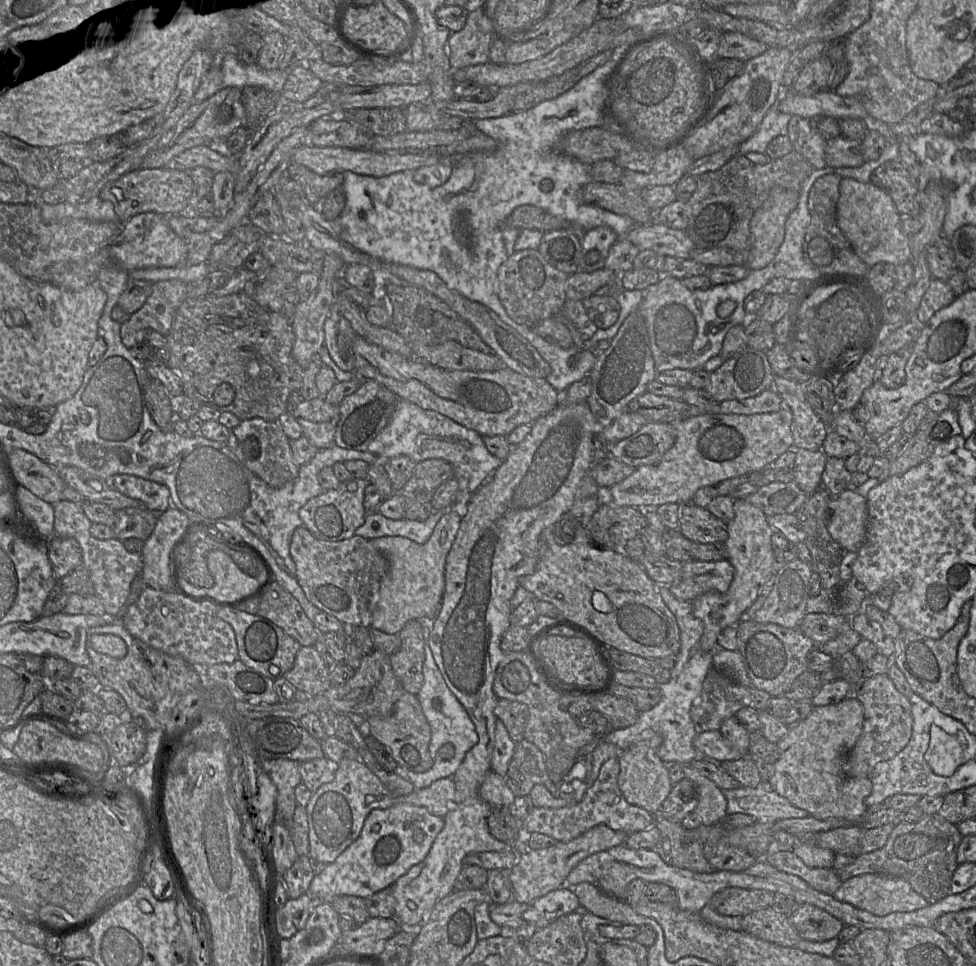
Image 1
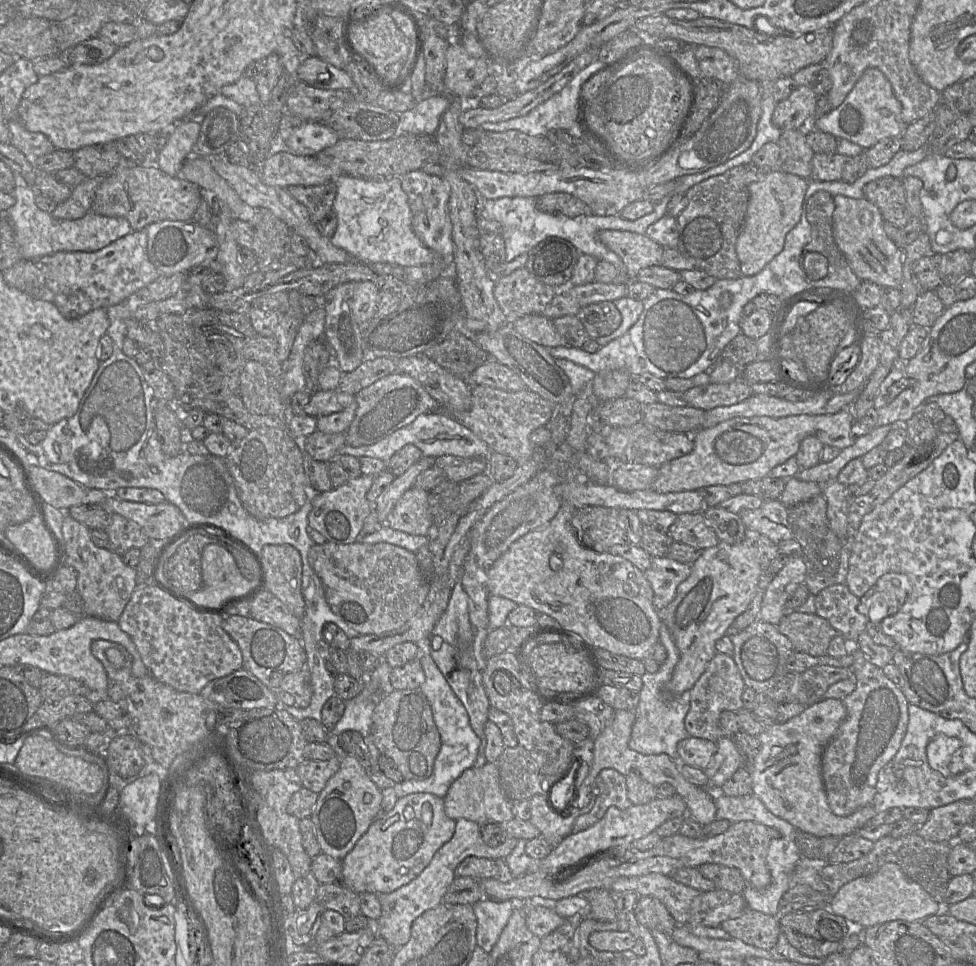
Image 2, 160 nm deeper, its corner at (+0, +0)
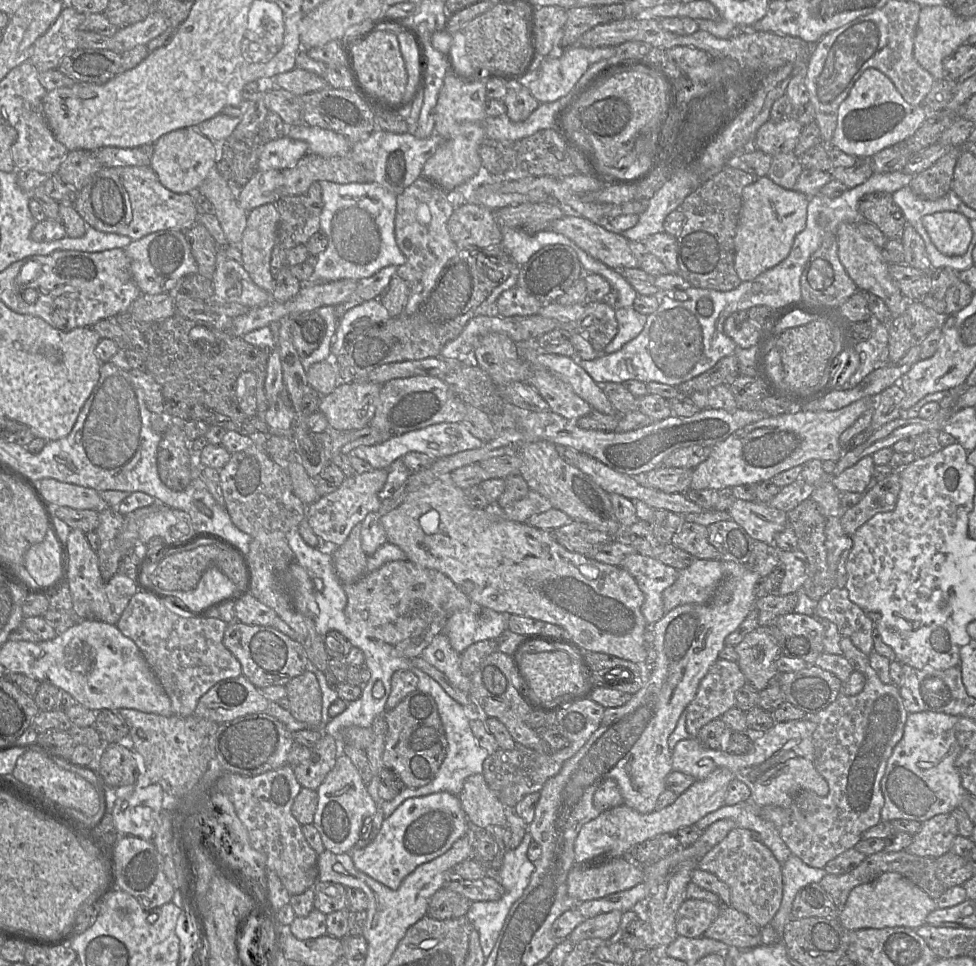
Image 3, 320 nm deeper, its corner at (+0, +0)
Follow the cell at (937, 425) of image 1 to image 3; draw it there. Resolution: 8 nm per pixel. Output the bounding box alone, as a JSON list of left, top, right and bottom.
[840,471,900,536]

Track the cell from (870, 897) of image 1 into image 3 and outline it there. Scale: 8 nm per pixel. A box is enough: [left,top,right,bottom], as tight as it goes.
[838,872,937,931]

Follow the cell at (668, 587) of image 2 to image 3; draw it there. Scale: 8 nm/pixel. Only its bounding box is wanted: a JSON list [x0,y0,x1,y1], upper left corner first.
[620,553,678,625]

